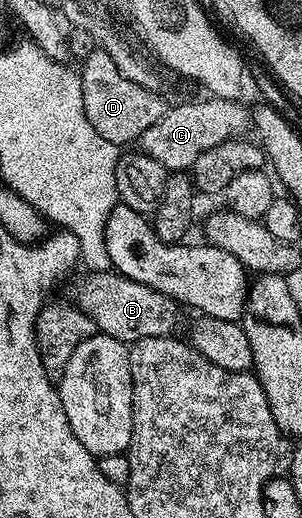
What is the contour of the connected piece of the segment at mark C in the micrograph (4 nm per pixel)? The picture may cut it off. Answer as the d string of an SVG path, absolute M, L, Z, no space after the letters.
M205 98L203 102L185 102L166 109L163 118L149 126L137 141L138 149L158 161L168 172L192 169L195 159L221 142L242 137L251 126L251 114L240 101Z

